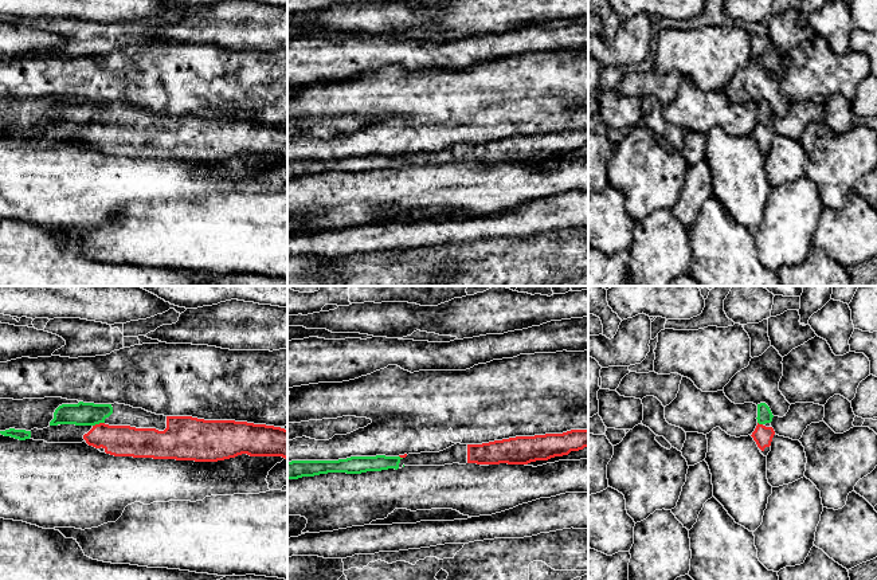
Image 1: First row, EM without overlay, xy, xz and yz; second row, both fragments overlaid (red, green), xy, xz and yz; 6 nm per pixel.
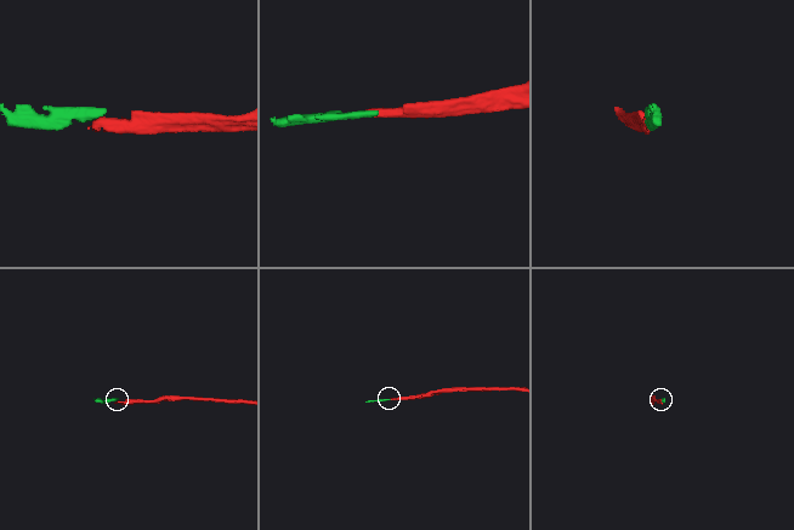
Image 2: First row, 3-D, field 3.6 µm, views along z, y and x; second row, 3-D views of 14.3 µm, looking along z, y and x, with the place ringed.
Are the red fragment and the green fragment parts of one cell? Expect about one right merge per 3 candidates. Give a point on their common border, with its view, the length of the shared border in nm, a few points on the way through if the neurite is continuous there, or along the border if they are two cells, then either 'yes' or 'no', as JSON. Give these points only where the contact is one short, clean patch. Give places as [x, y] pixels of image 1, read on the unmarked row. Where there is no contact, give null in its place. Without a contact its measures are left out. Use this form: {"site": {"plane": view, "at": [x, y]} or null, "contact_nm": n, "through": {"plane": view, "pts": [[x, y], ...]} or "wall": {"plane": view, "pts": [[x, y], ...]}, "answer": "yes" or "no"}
{"site": {"plane": "xy", "at": [100, 122]}, "contact_nm": 80, "through": {"plane": "xy", "pts": [[120, 140], [114, 138], [100, 122], [90, 113], [83, 113]]}, "answer": "yes"}

